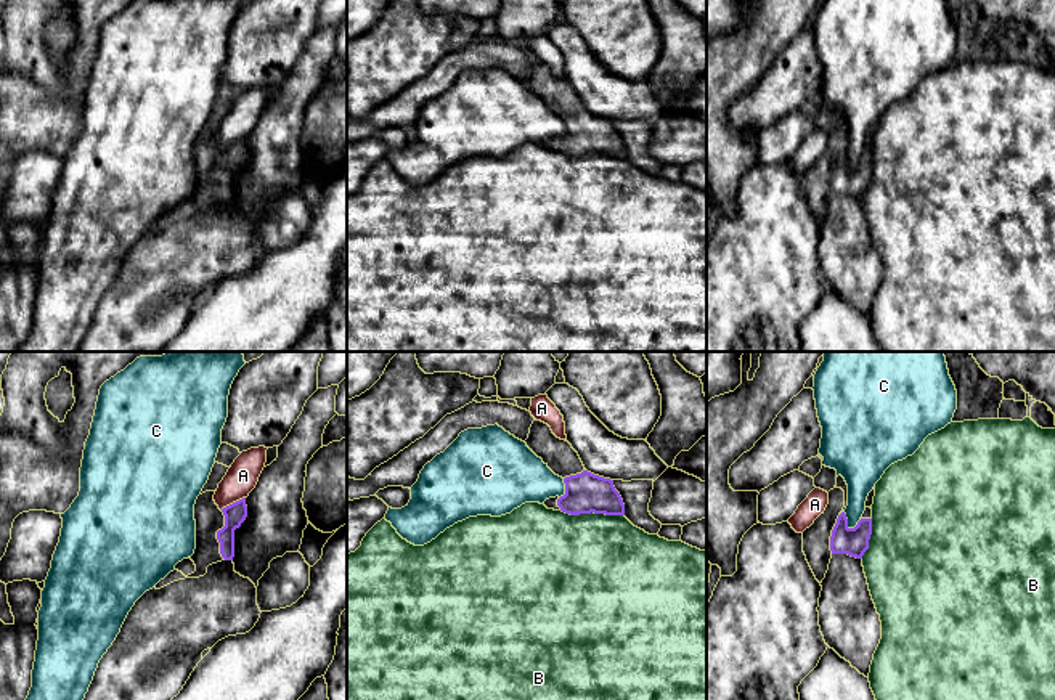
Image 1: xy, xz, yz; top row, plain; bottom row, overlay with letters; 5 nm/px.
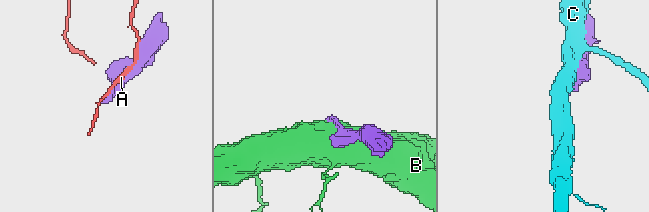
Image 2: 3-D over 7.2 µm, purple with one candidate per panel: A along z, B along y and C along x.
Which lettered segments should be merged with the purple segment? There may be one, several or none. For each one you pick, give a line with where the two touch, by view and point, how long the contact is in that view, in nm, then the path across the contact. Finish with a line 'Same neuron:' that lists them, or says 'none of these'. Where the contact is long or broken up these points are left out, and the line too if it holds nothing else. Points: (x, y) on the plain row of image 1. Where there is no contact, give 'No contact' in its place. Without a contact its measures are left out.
Same neuron: none of these

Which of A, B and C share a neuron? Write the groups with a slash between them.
A / B / C

